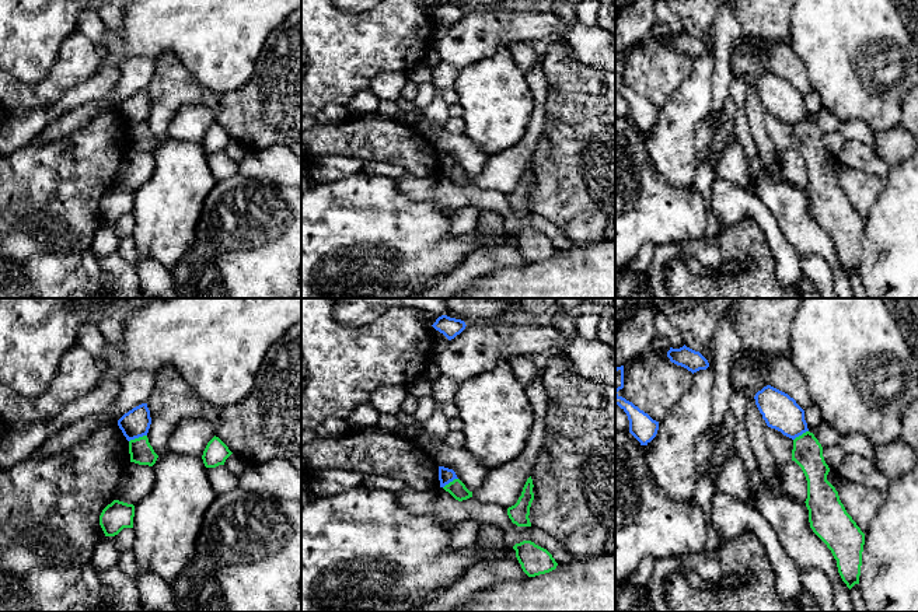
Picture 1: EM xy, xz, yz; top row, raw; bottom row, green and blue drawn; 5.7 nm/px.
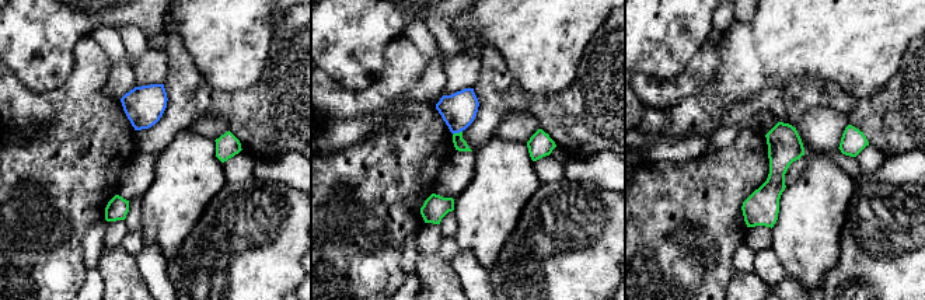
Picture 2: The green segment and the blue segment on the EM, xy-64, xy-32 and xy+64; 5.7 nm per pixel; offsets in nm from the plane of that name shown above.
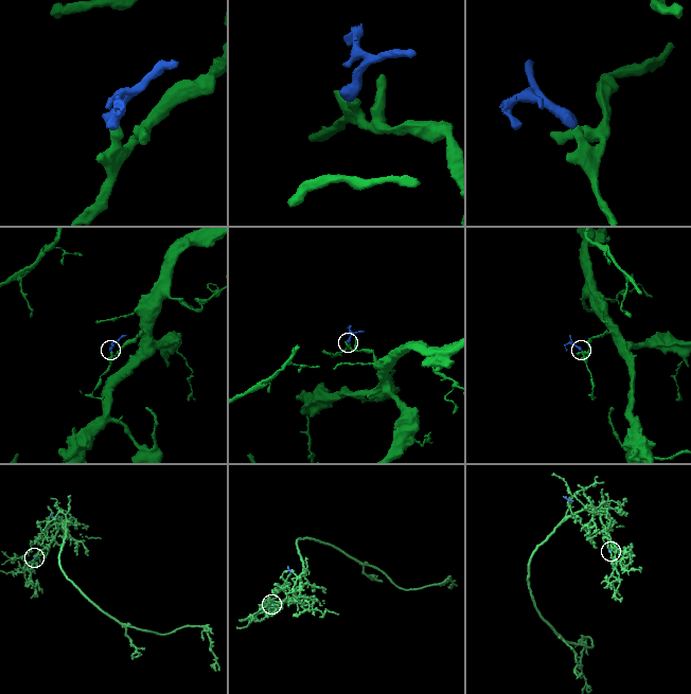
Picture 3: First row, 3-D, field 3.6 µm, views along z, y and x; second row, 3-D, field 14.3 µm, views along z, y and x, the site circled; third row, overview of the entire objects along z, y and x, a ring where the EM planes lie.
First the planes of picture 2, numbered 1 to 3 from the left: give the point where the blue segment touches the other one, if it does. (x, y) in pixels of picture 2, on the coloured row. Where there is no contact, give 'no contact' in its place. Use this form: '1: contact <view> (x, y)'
1: no contact
2: contact xy-32 (457, 133)
3: no contact

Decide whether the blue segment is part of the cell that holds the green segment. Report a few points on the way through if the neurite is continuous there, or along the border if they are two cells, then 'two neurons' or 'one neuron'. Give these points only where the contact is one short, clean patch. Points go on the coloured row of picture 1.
border along xy (146, 434), (129, 441); two neurons

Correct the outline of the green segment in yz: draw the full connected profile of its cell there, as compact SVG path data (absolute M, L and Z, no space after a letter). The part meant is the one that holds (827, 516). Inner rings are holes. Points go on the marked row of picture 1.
M806 431L793 440L792 461L802 468L807 480L804 503L809 510L810 528L831 550L837 560L838 573L851 590L855 584L859 584L865 534L847 513L835 487L827 480L830 468L824 461L823 447L813 433Z

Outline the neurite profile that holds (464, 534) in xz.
M474 520L451 522L450 546L451 549L470 548L478 539L479 524Z

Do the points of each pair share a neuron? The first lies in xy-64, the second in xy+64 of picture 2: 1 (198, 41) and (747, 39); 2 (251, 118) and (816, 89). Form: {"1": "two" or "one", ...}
{"1": "one", "2": "one"}

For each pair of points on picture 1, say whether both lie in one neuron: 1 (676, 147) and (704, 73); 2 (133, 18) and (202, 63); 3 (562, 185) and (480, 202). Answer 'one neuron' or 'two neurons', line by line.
1: one neuron
2: one neuron
3: two neurons

